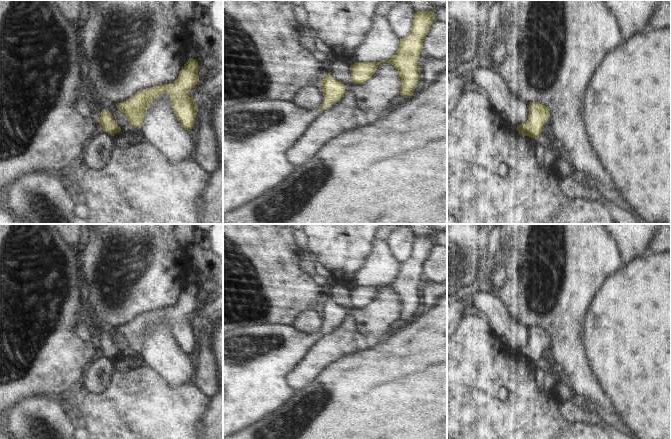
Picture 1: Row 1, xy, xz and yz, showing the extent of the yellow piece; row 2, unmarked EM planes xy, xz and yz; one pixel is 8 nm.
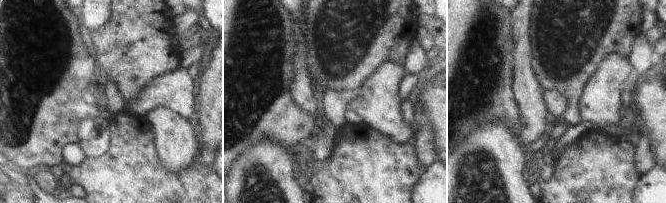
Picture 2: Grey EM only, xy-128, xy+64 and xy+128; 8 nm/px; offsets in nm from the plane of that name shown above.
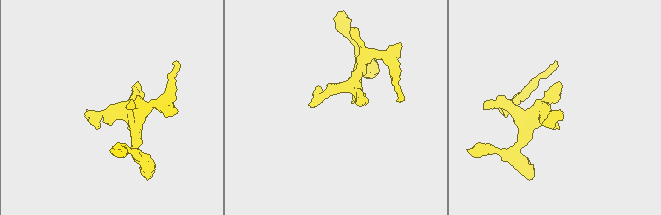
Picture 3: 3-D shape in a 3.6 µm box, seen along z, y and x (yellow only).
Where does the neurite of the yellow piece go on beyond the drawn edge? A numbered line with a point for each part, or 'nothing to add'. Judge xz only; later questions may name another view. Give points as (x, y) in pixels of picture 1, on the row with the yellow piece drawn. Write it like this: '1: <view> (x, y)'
1: xz (257, 133)

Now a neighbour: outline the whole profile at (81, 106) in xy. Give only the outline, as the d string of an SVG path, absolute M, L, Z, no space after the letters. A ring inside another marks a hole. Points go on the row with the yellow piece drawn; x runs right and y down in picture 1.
M81 97L80 101L76 103L77 112L85 118L92 117L89 107L84 99Z

